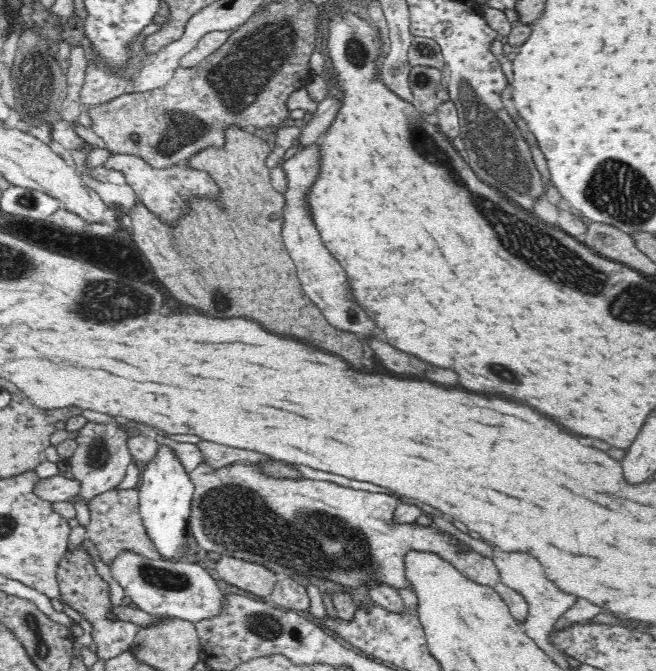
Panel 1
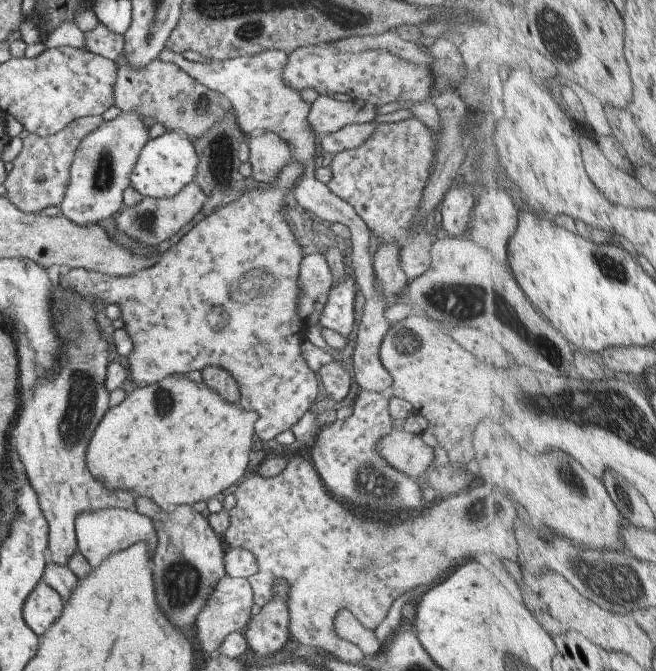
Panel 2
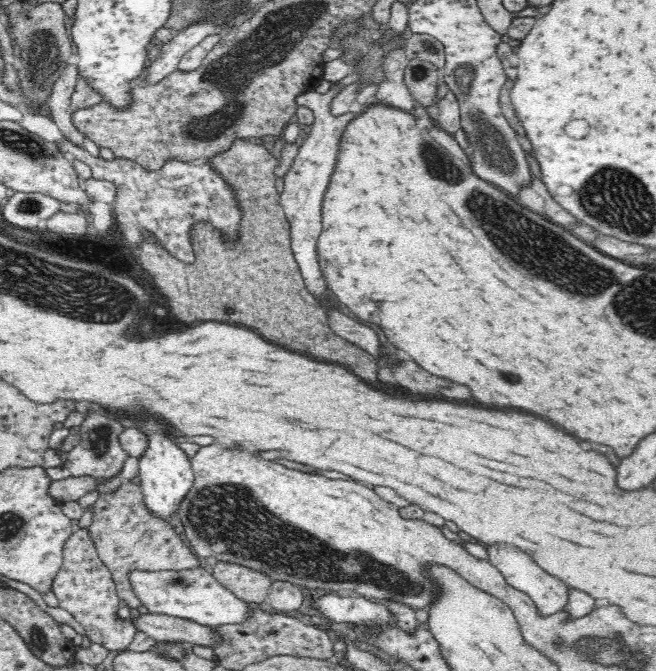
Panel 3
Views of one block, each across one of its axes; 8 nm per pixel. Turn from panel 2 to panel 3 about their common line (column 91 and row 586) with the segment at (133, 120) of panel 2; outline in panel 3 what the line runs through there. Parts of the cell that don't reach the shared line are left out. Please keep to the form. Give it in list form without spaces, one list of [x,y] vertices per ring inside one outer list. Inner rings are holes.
[[[202,567],[160,572],[134,570],[134,572],[130,572],[129,579],[136,597],[142,601],[142,605],[150,613],[188,619],[196,624],[212,628],[226,624],[244,623],[244,620],[248,620],[252,614],[252,609],[246,601],[222,586],[210,572]]]

